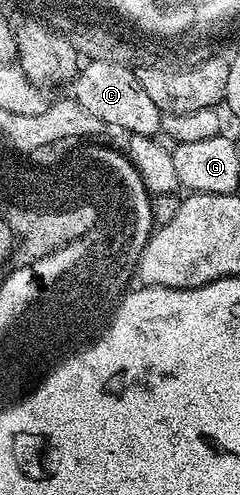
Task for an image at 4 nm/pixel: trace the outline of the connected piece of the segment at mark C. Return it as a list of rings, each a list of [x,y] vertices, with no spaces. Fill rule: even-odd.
[[[117,59],[91,60],[83,63],[72,81],[72,98],[99,124],[111,124],[130,136],[159,135],[163,112],[152,102],[148,90],[140,86],[140,80],[129,63],[117,64]]]

